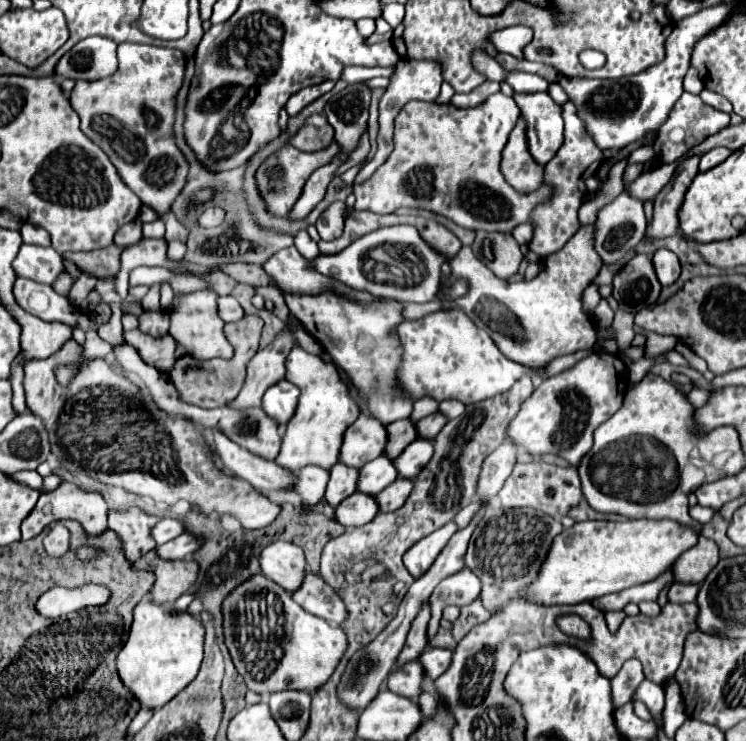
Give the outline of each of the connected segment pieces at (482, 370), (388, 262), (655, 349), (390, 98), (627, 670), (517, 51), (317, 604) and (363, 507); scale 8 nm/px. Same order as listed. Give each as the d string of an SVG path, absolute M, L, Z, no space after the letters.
M461 308L441 310L421 320L403 322L397 332L403 344L399 380L403 392L413 400L431 396L439 402L455 398L463 404L473 404L509 390L521 374L533 374L505 358L489 334L481 332Z
M389 226L361 236L339 254L319 254L309 262L315 272L345 284L351 290L363 290L377 298L385 296L403 304L423 304L437 296L441 264L449 262L449 258L433 250L419 236L415 226Z
M634 326L637 334L644 334L647 338L645 357L653 358L656 355L673 349L676 345L677 339L674 336L663 336L653 332L648 332L642 328Z
M401 60L397 64L397 70L395 70L395 76L391 78L391 84L389 88L385 90L385 96L381 98L381 104L379 104L379 136L377 136L377 154L373 156L373 160L357 174L355 184L361 184L365 182L391 154L393 150L393 130L395 130L395 116L399 114L399 110L411 102L411 100L423 100L423 102L433 102L437 96L439 96L439 88L443 84L443 68L439 62L435 60Z
M631 658L629 662L623 664L621 672L611 680L611 688L613 688L613 702L615 708L631 702L631 696L635 692L635 688L643 682L643 666L641 662L637 662L635 658Z
M513 26L505 30L497 30L491 36L491 42L497 46L499 52L511 54L517 60L523 60L523 46L533 40L533 30L525 26Z
M307 568L305 582L303 582L301 590L297 590L297 594L293 594L293 600L303 610L327 620L333 626L341 626L343 620L347 618L347 608L345 608L343 600L339 598L337 590L333 586L327 586L323 582L323 578L315 576L309 568Z
M357 492L337 506L337 522L341 522L347 528L355 528L371 522L377 516L377 512L377 498L371 494Z

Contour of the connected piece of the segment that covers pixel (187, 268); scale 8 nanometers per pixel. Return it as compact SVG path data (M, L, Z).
M141 238L139 242L125 246L121 252L121 270L117 274L117 290L125 298L127 296L127 276L133 268L137 266L159 266L169 272L175 272L177 268L183 270L185 274L209 274L209 272L219 272L223 264L217 266L201 266L201 264L191 264L191 262L173 262L167 258L167 240L165 238Z

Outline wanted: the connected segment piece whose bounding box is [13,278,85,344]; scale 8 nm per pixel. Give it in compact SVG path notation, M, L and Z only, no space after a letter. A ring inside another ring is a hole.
M17 278L13 294L17 298L17 304L29 314L35 314L37 318L47 322L63 322L71 326L73 338L77 342L85 342L85 332L77 328L77 308L71 306L69 300L57 294L51 286L27 278Z

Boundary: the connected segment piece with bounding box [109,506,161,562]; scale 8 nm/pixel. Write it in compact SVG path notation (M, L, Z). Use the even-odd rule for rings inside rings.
M141 508L127 510L109 510L109 528L125 542L125 556L135 562L143 554L155 548L151 528L159 522L159 516L147 514Z

